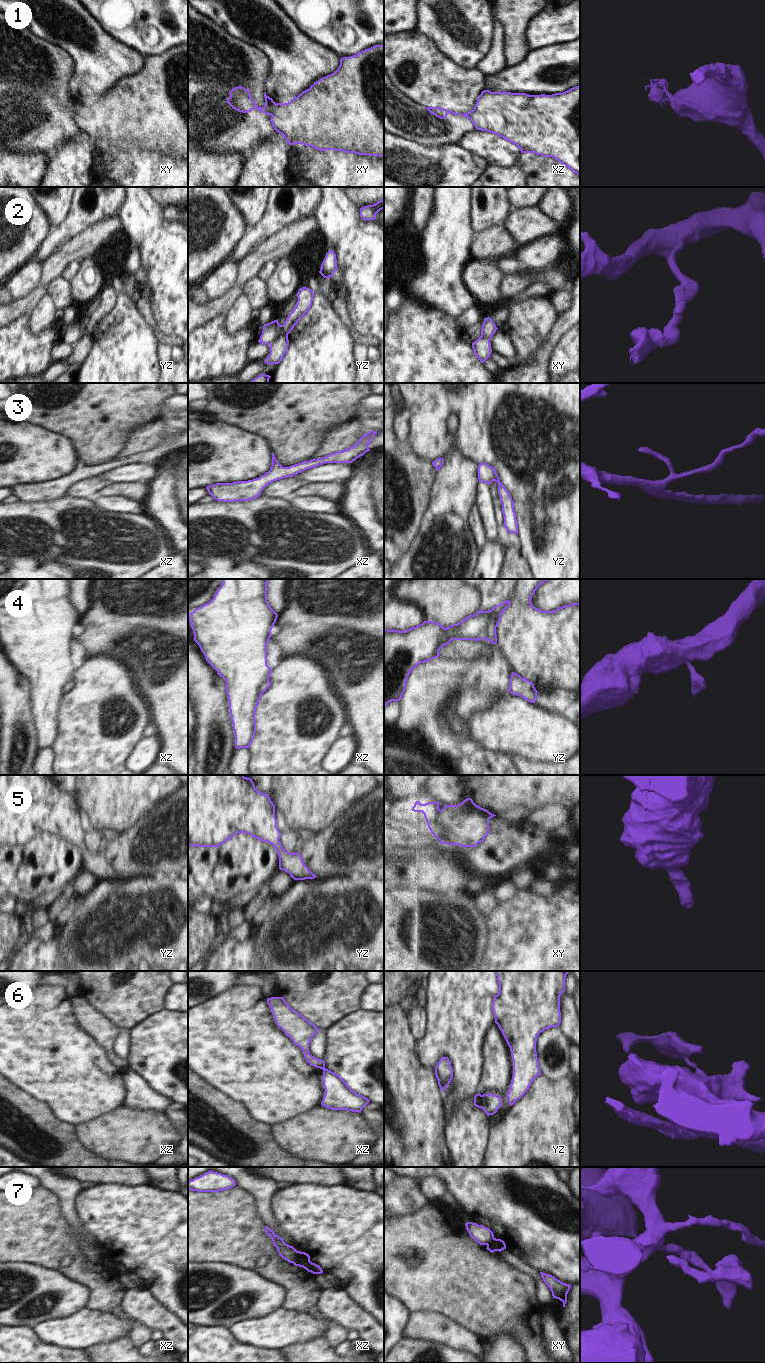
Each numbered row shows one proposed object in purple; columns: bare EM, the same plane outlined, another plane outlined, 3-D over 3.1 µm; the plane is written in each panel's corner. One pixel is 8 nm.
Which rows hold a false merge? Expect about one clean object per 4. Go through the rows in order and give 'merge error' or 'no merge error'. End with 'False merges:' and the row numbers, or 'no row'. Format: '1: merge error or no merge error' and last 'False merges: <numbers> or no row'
1: merge error
2: merge error
3: no merge error
4: merge error
5: no merge error
6: merge error
7: merge error
False merges: 1, 2, 4, 6, 7

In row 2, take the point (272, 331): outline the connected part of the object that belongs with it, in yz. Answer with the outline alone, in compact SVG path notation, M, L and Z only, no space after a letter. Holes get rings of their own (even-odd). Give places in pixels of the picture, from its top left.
M302 287L296 296L298 298L296 306L283 325L279 324L278 319L263 325L259 343L270 345L280 336L288 336L298 321L308 312L312 305L314 292L310 288Z

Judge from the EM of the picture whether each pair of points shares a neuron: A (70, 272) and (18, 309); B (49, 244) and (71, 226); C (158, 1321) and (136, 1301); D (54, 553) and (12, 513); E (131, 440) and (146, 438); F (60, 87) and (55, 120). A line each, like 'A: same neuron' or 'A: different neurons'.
A: different neurons
B: same neuron
C: same neuron
D: same neuron
E: same neuron
F: different neurons

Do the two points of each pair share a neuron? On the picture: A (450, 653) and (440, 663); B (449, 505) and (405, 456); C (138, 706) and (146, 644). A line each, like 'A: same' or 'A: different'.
A: different
B: different
C: different

